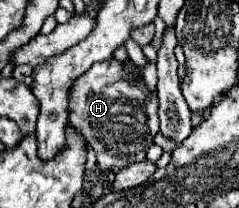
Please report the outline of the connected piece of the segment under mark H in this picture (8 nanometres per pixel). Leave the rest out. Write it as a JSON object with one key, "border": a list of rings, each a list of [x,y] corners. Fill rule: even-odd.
{"border":[[[107,59],[95,63],[87,73],[73,81],[69,91],[69,123],[85,135],[89,147],[97,155],[97,165],[103,171],[125,167],[145,159],[145,151],[159,131],[157,95],[145,87],[143,79],[127,75],[125,63]]]}

